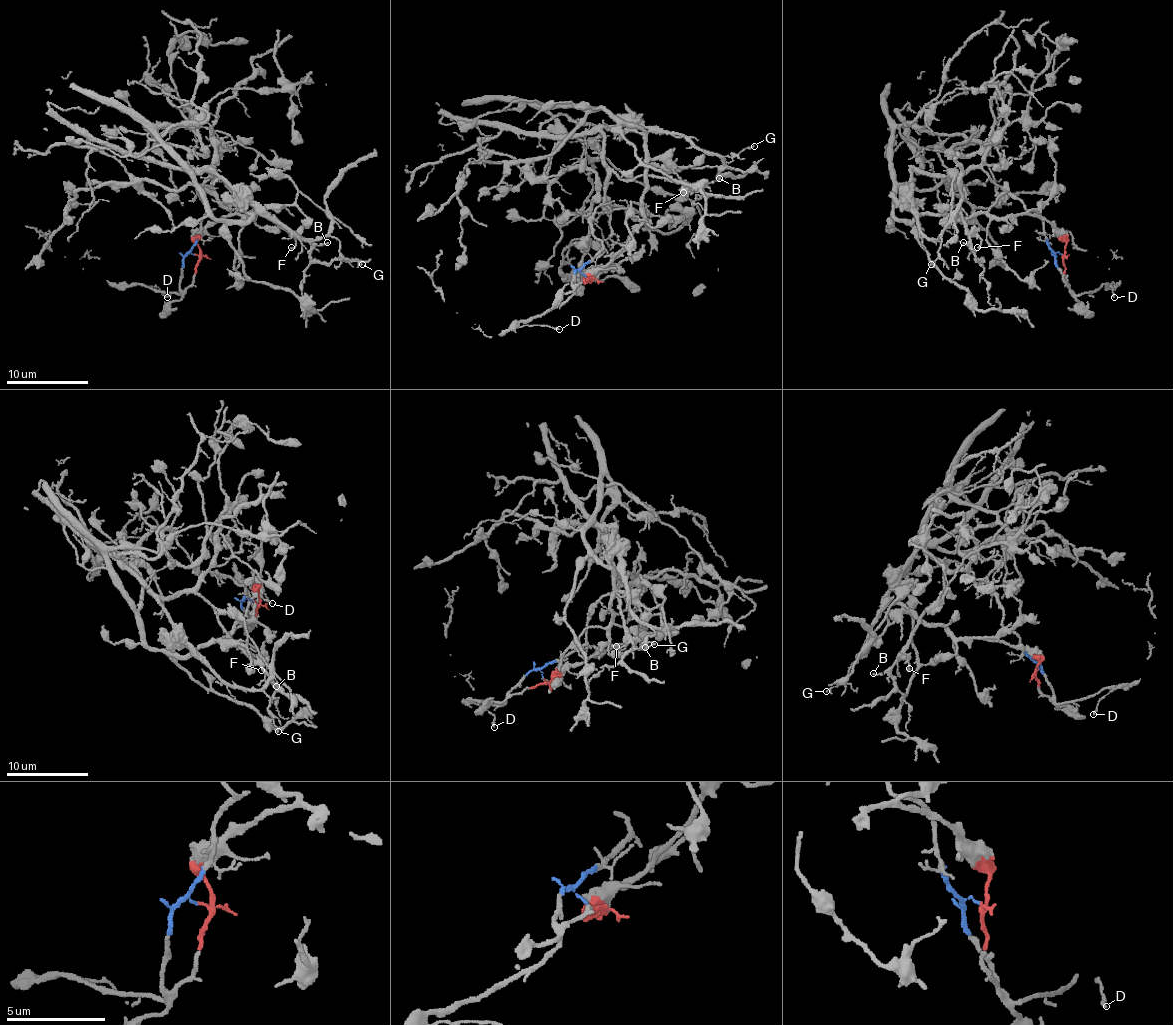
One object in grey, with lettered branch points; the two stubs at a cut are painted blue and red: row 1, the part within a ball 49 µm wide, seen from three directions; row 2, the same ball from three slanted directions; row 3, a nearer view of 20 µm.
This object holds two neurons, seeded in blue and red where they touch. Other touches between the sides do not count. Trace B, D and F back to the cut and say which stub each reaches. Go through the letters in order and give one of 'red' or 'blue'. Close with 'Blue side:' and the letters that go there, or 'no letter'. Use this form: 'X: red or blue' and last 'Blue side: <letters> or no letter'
B: blue
D: blue
F: blue
Blue side: B, D, F

